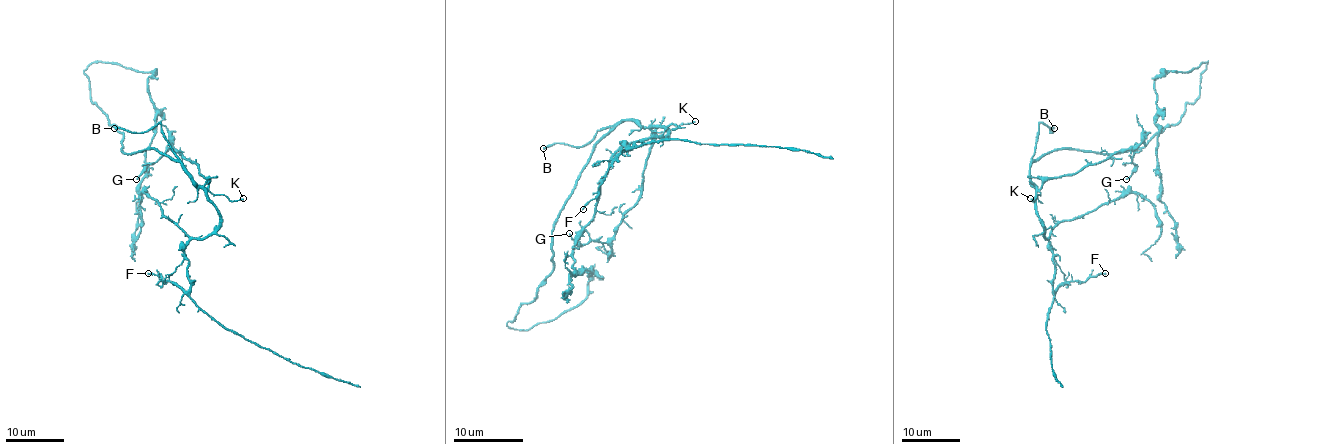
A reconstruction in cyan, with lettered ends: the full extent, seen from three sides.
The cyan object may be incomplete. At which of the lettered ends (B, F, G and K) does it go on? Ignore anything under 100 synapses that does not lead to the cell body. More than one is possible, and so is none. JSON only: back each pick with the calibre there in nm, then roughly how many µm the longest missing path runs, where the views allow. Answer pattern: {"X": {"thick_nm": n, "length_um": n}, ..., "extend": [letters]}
{"B": {"thick_nm": 200, "length_um": 10}, "extend": ["B"]}

